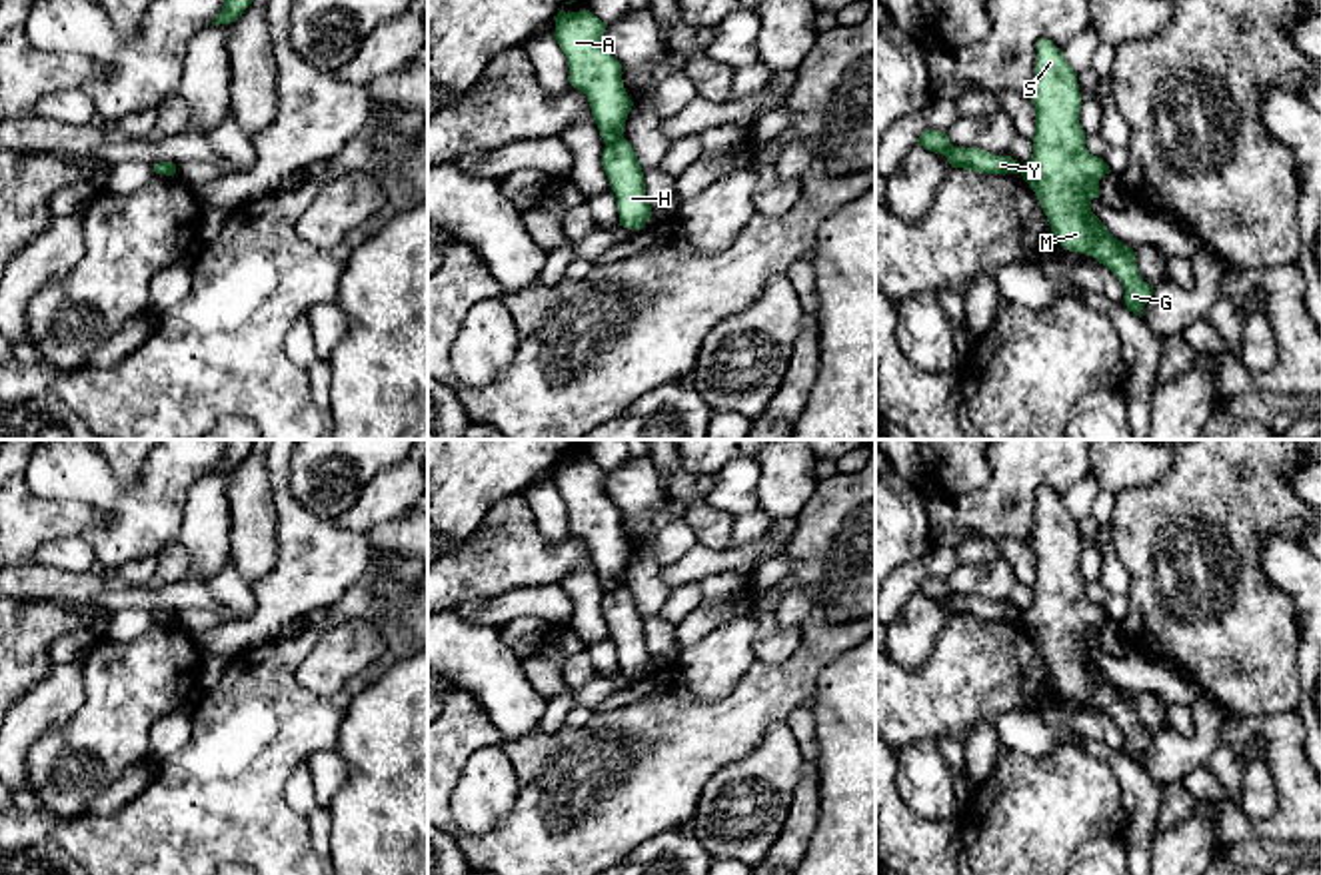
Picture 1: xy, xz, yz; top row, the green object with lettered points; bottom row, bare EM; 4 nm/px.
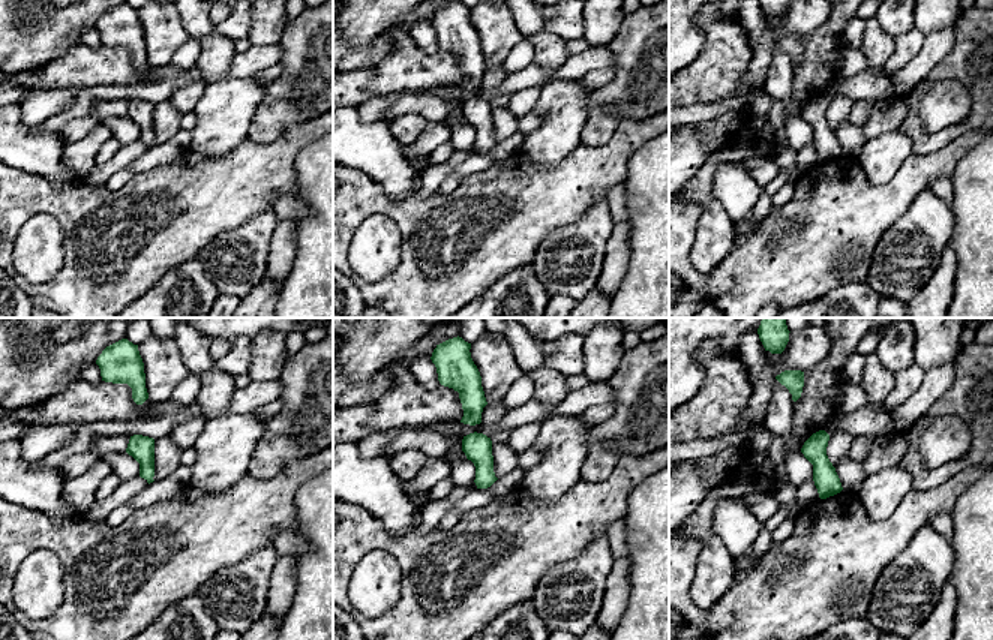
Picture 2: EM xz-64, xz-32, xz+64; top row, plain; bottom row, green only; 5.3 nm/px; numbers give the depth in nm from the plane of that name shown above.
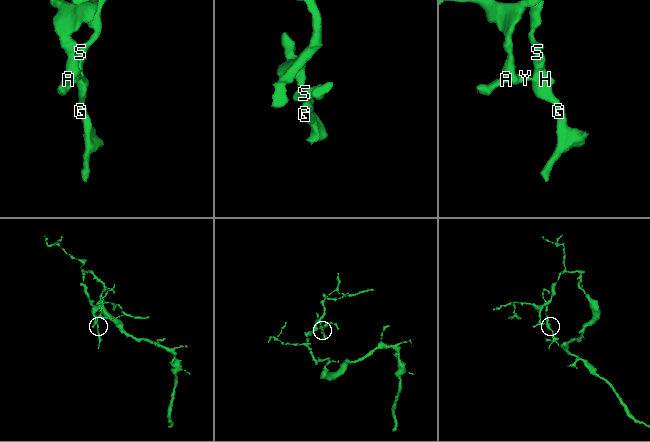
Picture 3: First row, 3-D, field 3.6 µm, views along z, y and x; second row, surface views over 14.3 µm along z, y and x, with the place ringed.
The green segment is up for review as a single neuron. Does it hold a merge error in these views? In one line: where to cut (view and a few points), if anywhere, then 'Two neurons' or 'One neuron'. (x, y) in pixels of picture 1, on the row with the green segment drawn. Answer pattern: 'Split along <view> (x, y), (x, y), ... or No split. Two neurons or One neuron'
Split along xz (622, 136), (606, 144). Two neurons

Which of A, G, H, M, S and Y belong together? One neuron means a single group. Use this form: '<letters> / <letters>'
A Y / G H M S

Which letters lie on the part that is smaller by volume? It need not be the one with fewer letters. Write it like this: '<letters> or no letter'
G, H, M, S

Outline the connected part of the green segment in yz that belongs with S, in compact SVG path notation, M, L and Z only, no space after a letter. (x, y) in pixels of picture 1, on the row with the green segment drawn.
M1047 38L1037 42L1029 98L1035 106L1035 134L1031 160L1021 166L1023 180L1043 206L1057 242L1109 268L1123 284L1127 310L1141 318L1153 286L1139 276L1133 250L1113 238L1091 212L1099 180L1111 170L1085 148L1077 74Z

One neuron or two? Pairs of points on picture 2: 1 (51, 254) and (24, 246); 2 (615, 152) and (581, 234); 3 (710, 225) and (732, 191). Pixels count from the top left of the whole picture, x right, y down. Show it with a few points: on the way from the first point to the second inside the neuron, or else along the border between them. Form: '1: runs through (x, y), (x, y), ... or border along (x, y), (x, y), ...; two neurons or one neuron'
1: runs through (45, 254), (30, 248); one neuron
2: border along (605, 198), (594, 203), (573, 222), (563, 225); two neurons
3: border along (714, 171), (714, 197), (725, 210); two neurons

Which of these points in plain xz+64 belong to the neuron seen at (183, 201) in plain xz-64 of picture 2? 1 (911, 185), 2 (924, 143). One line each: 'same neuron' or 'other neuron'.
1: same neuron
2: other neuron

